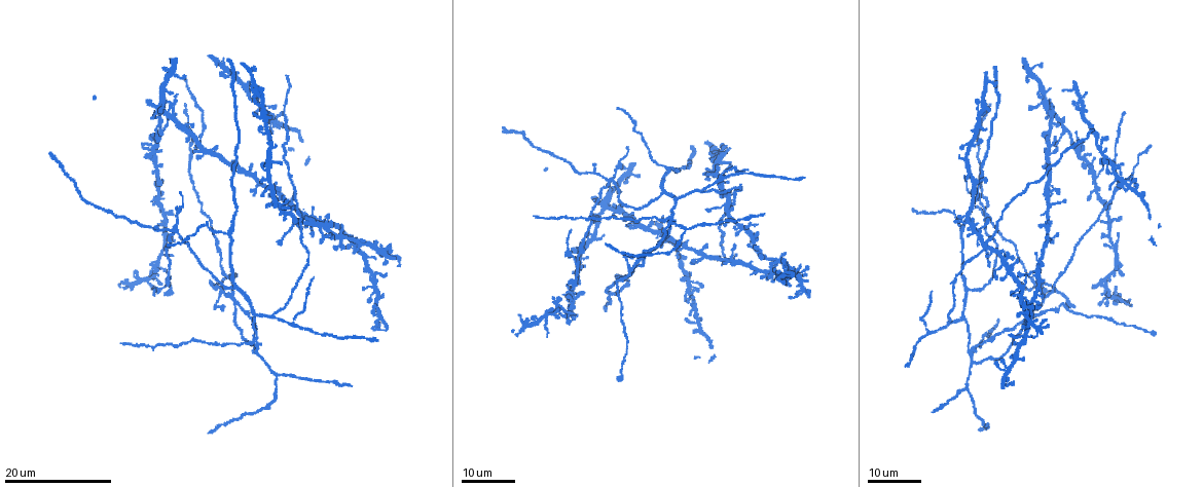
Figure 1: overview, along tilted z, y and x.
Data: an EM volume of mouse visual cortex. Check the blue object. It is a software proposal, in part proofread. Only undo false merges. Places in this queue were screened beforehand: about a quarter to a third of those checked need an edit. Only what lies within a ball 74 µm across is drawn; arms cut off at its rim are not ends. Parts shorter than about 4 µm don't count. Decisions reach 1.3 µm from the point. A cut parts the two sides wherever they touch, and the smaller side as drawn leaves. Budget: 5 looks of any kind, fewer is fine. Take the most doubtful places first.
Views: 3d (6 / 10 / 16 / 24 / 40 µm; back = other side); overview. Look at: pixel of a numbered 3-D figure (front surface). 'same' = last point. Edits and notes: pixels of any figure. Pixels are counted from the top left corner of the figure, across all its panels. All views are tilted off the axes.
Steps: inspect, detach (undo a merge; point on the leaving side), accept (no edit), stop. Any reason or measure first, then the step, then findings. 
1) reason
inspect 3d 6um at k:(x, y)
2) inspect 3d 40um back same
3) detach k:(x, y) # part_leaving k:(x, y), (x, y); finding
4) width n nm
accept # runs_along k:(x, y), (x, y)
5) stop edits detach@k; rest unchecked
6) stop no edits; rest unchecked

inspect 3d 24um at 1:(611, 296)

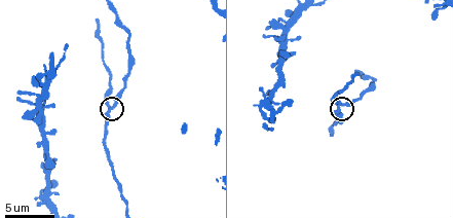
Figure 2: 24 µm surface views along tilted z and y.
inspect 3d 10um at 2:(338, 110)

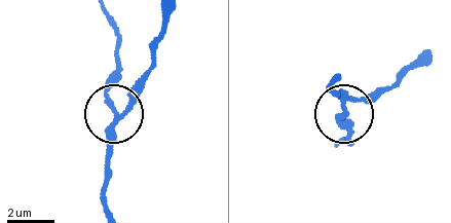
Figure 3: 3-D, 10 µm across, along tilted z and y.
arms 3
accept # runs_along 3:(110, 212), (106, 196), (115, 114), (108, 85), (119, 43); all the same neuron

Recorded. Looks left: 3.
small branch off a trunk
inspect 3d 16um at 1:(228, 235)

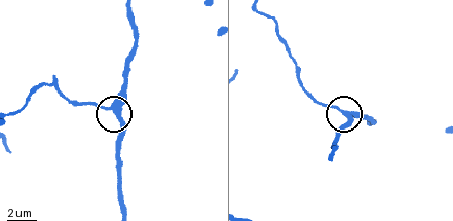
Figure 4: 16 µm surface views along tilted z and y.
inspect 3d 6um at 4:(343, 110)

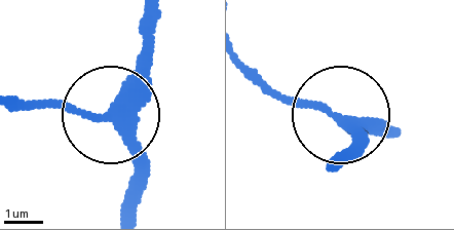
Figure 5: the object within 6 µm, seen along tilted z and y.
accept # runs_along 5:(133, 208), (133, 144), (122, 125), (81, 109), (13, 112); one neuron here

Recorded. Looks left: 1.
stop no edits; rest unchecked

